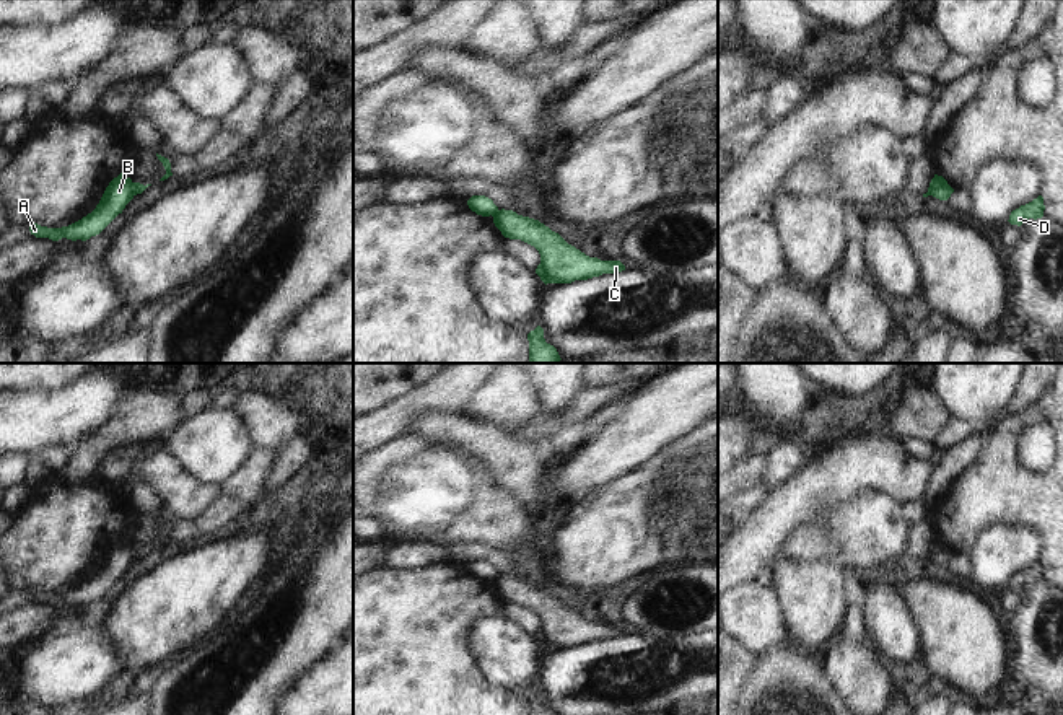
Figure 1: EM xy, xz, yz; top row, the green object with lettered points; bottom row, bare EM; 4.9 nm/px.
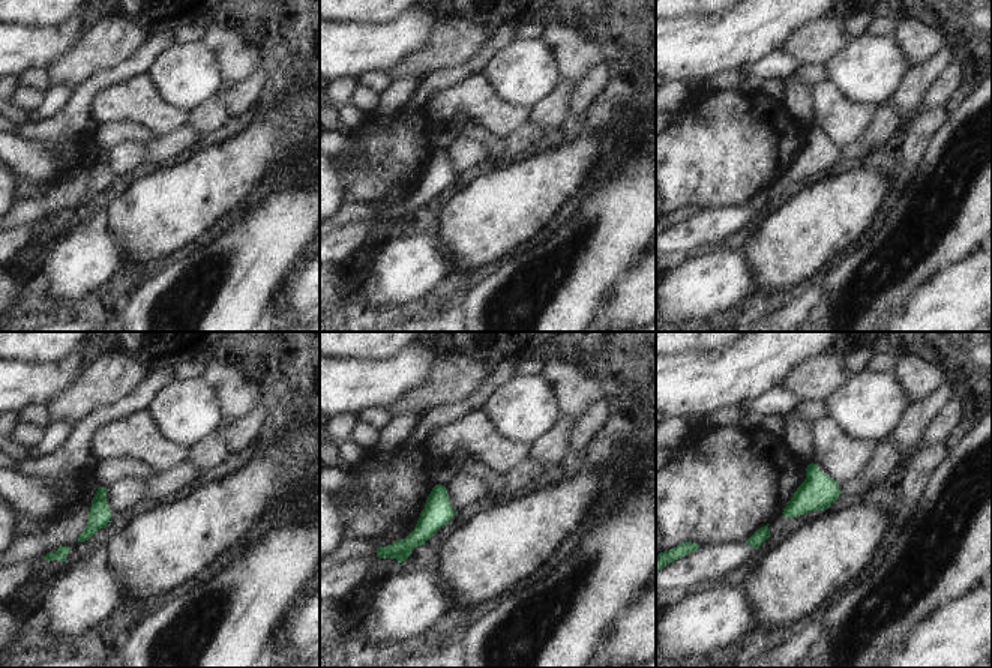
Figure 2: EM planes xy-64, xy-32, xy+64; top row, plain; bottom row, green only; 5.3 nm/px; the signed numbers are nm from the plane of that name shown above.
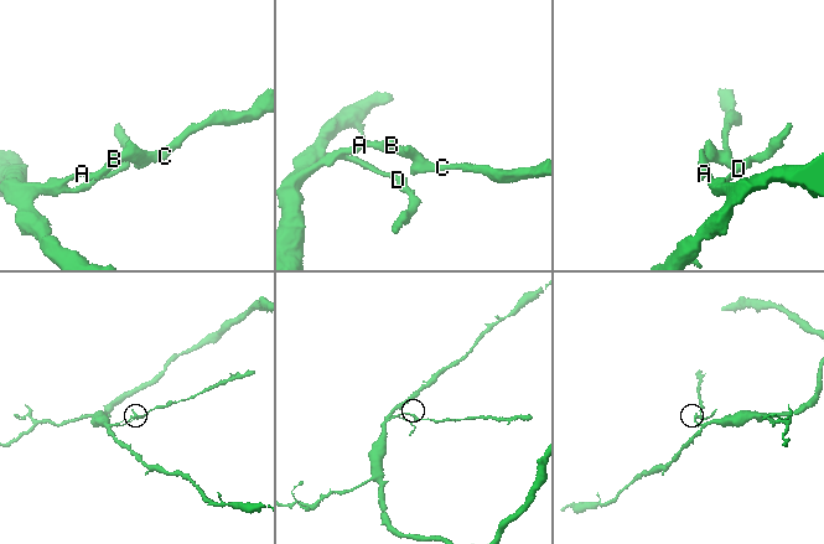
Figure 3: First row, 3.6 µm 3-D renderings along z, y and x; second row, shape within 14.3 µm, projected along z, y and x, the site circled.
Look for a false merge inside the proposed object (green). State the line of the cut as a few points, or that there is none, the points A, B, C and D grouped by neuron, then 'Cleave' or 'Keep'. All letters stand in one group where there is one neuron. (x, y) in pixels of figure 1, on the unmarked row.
Split along xz (498, 575), (492, 580). Groups: A B D / C. Cleave

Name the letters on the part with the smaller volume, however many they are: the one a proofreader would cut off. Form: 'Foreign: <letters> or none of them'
Foreign: C

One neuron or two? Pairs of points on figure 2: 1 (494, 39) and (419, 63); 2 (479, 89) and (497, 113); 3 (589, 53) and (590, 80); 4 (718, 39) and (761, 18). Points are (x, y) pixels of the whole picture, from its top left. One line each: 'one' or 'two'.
1: two
2: one
3: two
4: one

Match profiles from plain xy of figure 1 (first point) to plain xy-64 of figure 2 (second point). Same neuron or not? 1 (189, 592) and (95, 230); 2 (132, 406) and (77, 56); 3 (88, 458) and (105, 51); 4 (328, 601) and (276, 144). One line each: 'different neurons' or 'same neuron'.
1: different neurons
2: same neuron
3: different neurons
4: different neurons

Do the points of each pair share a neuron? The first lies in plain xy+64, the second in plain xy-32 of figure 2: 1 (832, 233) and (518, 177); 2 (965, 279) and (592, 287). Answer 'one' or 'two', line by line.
1: one
2: two

